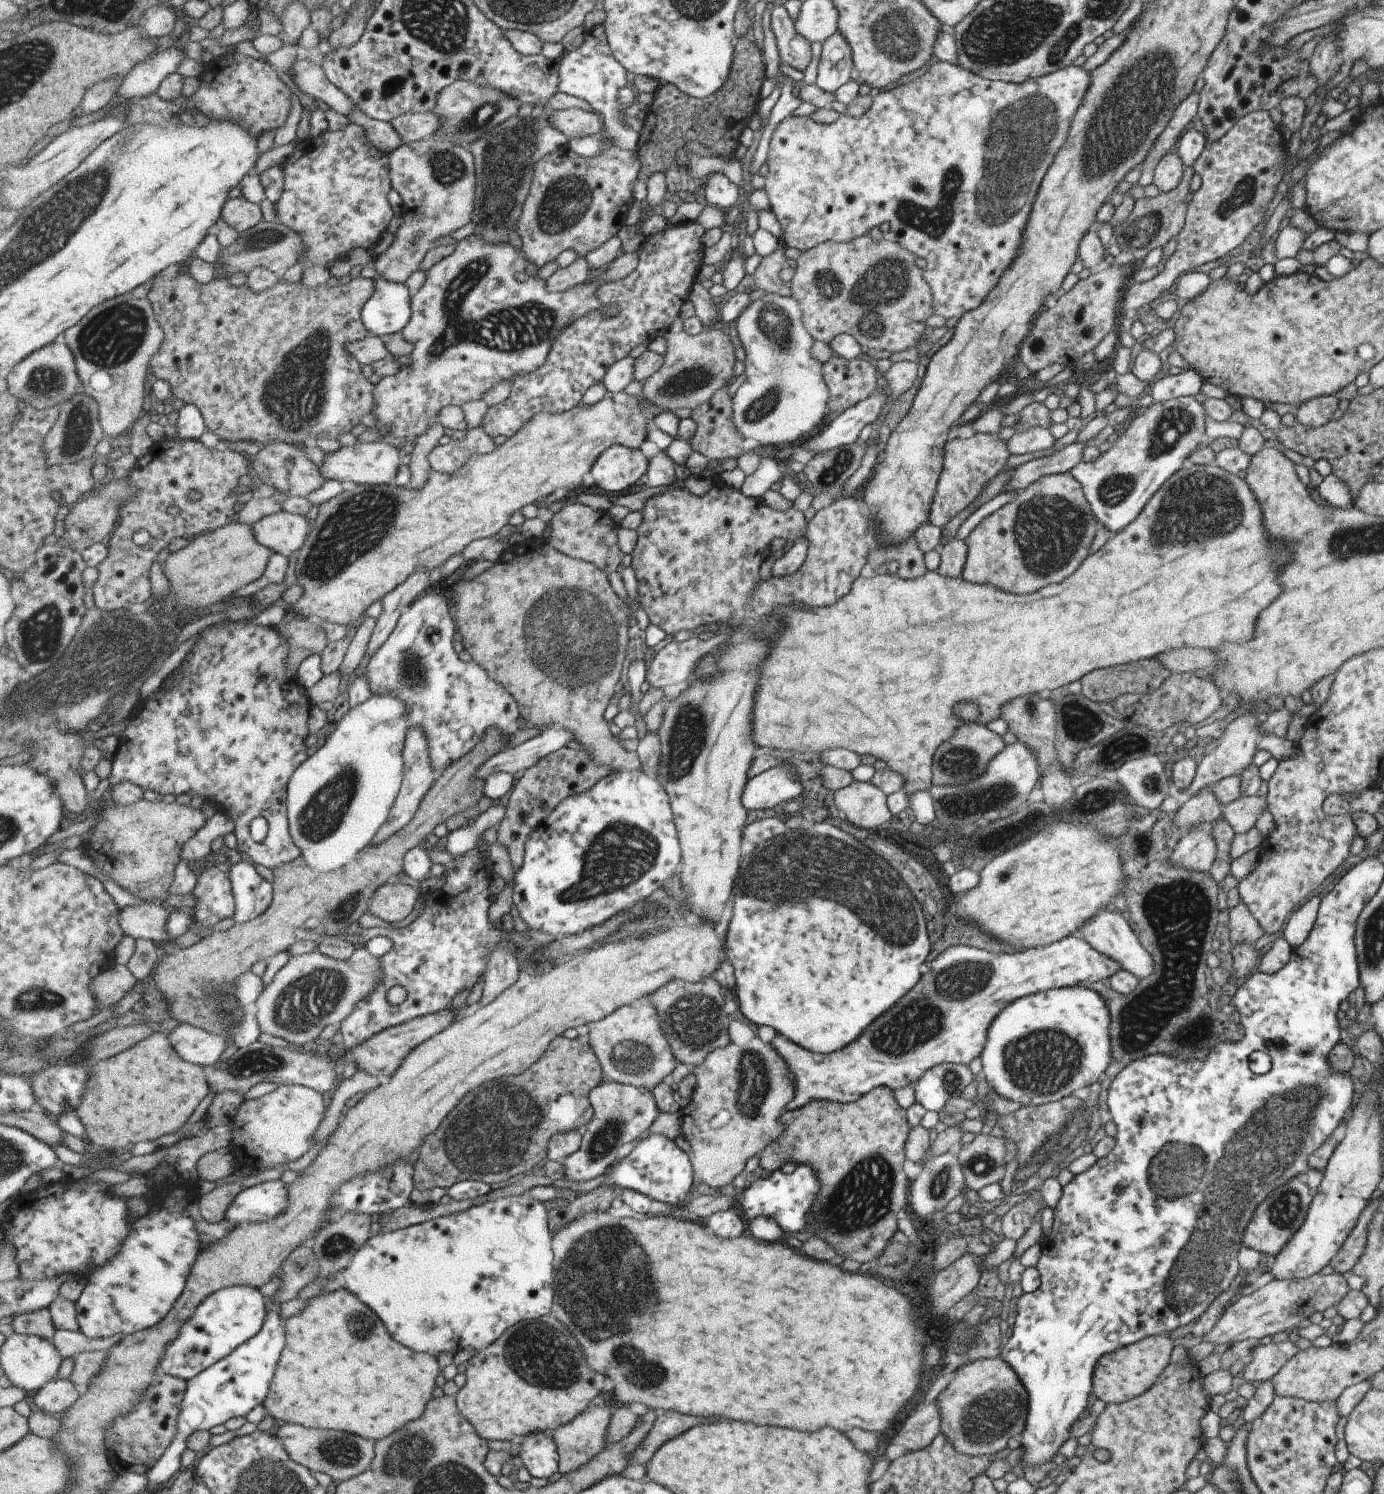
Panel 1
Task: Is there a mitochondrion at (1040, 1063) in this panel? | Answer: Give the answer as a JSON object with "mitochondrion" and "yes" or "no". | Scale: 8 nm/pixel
{"mitochondrion":"yes"}

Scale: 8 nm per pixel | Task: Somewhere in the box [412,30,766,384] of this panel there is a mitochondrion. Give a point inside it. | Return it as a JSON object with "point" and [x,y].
{"point":[512,329]}

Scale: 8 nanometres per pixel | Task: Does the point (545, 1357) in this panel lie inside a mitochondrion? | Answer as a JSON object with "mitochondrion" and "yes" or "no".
{"mitochondrion":"yes"}

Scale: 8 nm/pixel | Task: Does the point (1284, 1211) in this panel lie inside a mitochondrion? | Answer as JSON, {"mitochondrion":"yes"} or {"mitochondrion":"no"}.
{"mitochondrion":"yes"}

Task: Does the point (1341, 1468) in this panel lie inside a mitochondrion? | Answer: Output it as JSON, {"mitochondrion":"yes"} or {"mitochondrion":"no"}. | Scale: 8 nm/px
{"mitochondrion":"no"}

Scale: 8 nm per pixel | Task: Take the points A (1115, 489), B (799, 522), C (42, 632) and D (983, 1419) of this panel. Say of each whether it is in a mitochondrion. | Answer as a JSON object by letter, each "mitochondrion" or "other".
{"A":"mitochondrion","B":"other","C":"mitochondrion","D":"mitochondrion"}

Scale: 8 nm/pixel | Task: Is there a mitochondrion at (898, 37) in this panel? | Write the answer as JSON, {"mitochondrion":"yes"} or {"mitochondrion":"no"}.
{"mitochondrion":"yes"}

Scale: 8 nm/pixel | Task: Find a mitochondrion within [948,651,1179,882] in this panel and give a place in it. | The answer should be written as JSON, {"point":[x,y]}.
{"point":[998,838]}

